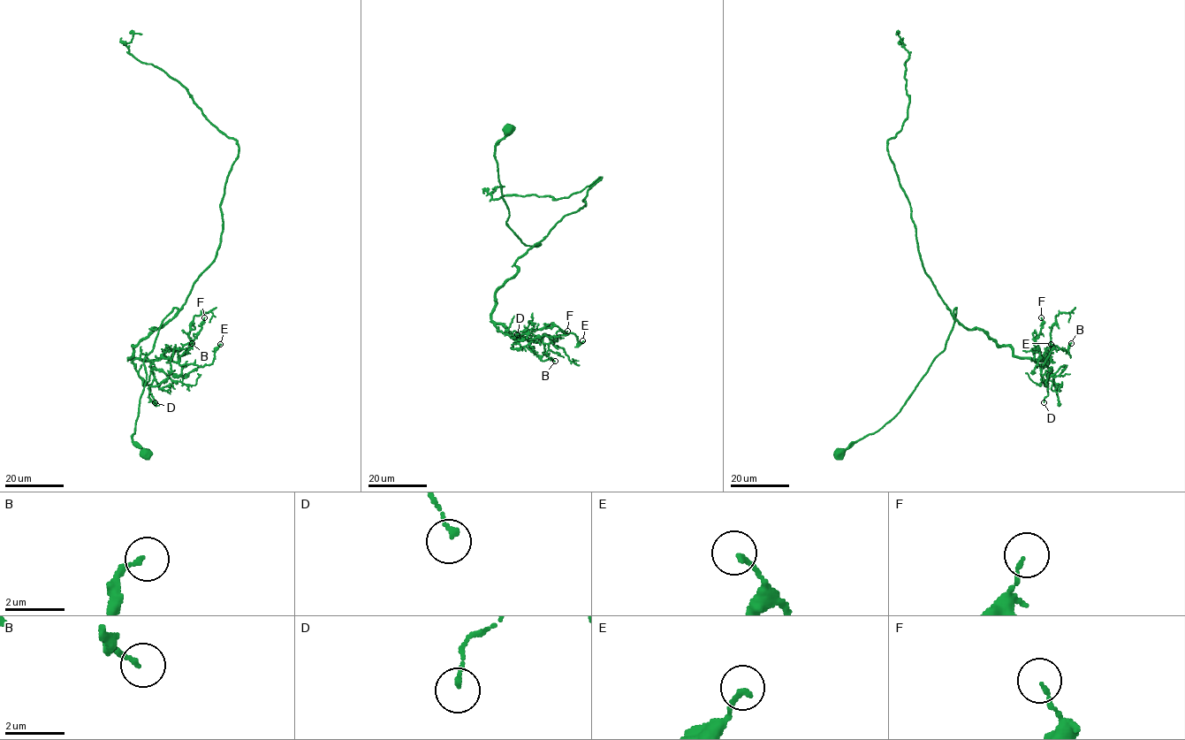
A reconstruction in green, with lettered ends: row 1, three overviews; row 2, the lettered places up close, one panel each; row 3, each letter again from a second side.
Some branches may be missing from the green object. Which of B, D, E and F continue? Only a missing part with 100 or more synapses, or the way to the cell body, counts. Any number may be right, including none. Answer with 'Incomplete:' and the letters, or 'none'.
Incomplete: none

